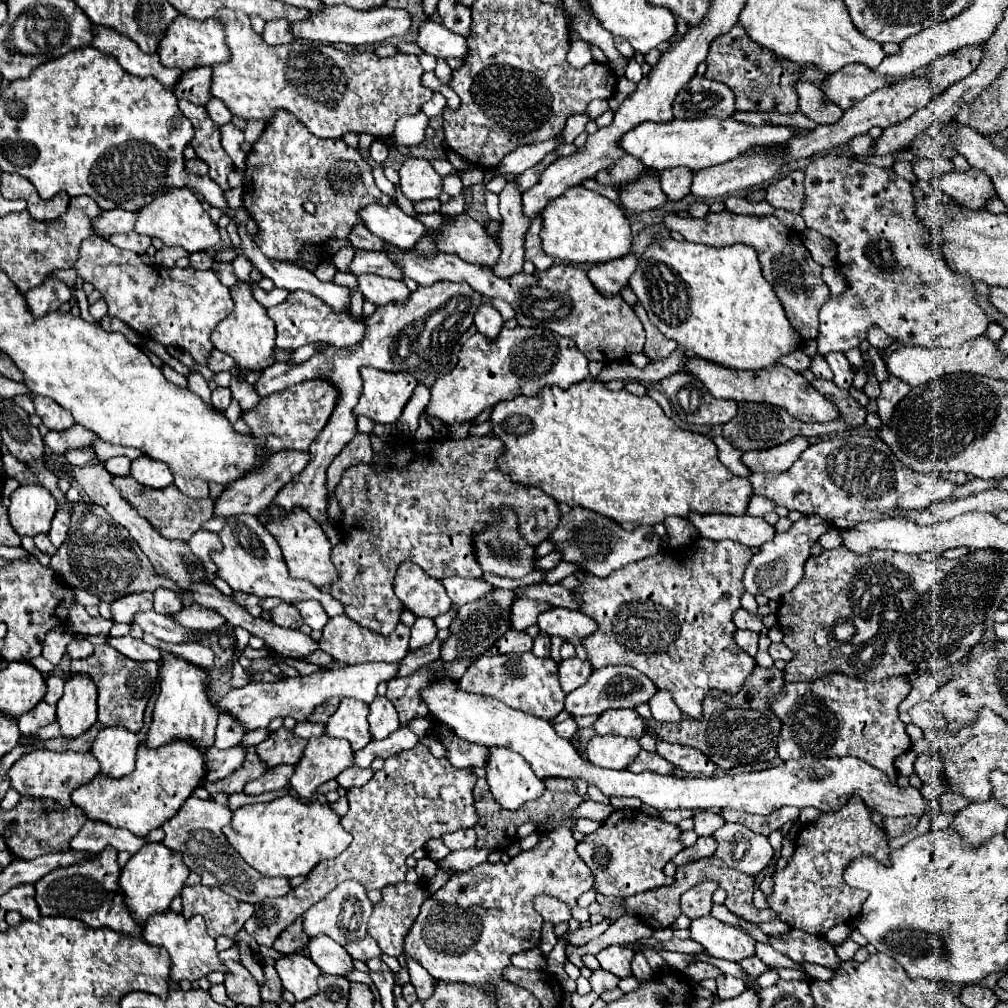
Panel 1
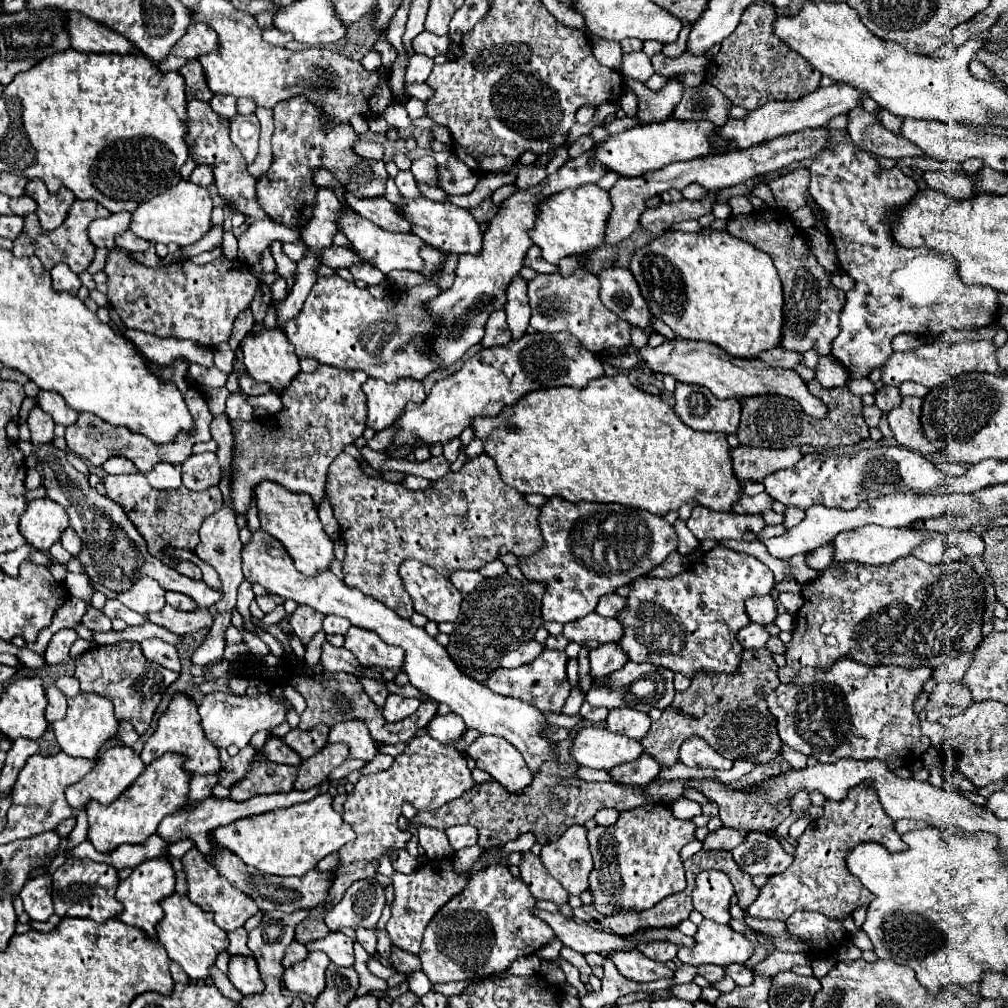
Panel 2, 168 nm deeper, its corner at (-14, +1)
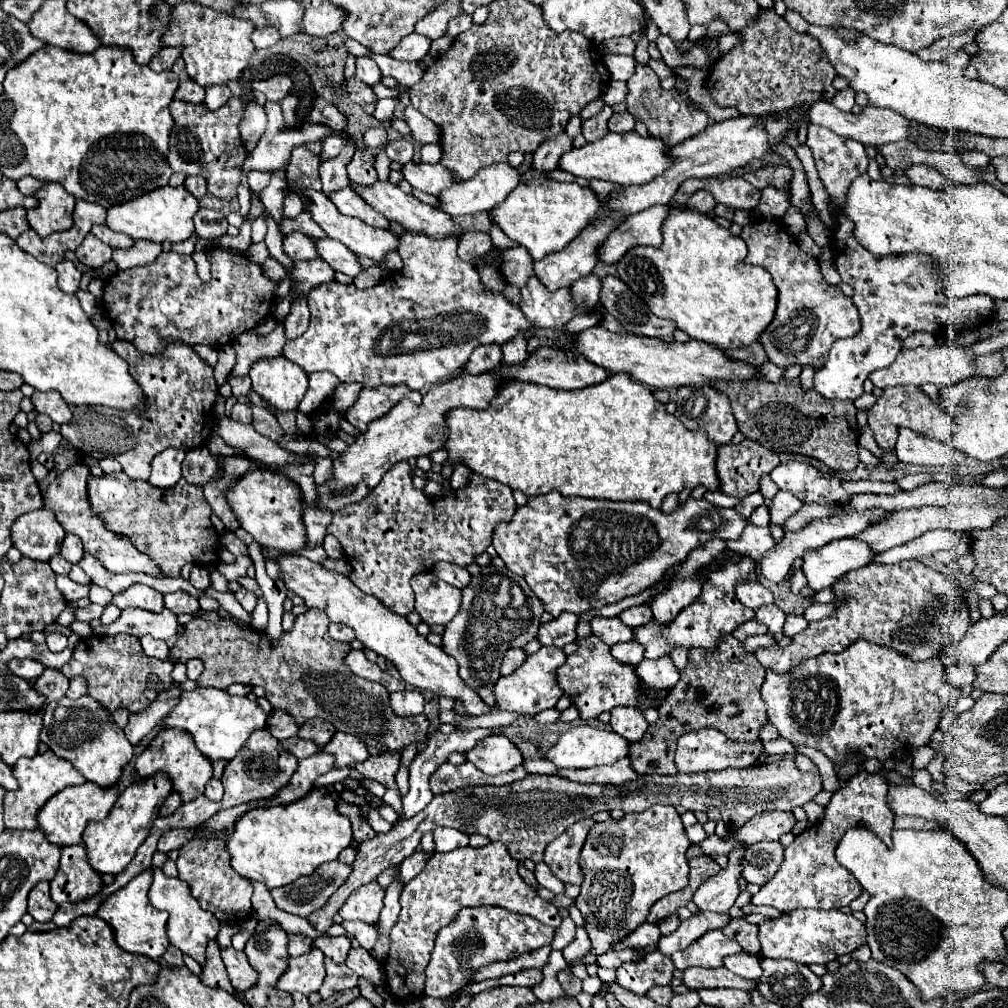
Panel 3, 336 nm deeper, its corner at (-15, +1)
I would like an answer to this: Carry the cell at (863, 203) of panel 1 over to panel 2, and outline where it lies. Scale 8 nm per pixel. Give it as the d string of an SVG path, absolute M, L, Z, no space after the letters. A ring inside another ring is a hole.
M830 144L830 146L812 162L810 172L812 172L810 194L812 194L812 198L814 198L814 204L816 204L818 212L820 212L820 220L826 224L826 228L830 230L830 236L832 236L832 240L834 240L834 244L836 244L840 268L842 268L848 276L852 276L852 280L856 282L854 288L852 288L850 292L846 292L846 304L844 304L842 314L840 314L840 334L838 334L838 336L834 338L834 342L832 342L832 356L844 364L844 368L850 372L850 378L868 376L874 368L884 366L884 364L888 362L890 354L892 354L890 342L892 342L892 338L894 338L896 334L900 334L900 332L908 332L908 334L942 334L942 332L950 332L950 330L968 330L968 332L976 332L976 330L982 330L982 328L986 328L986 326L990 326L990 324L996 322L996 312L998 312L998 300L996 300L996 298L998 298L998 292L996 292L996 290L990 290L990 286L966 286L966 284L962 284L960 278L958 278L956 262L954 262L952 258L940 254L940 252L928 250L928 248L904 248L904 246L900 246L900 244L894 242L890 220L896 222L898 216L900 216L900 212L902 212L902 208L906 208L906 206L914 200L914 196L918 194L918 186L916 186L916 182L914 182L910 176L906 176L906 174L904 174L900 168L896 168L896 166L894 166L894 168L888 168L888 170L882 168L882 166L878 164L878 160L876 160L870 152L860 150L860 148L856 148L854 144ZM937 260L948 262L948 266L950 266L950 276L948 276L948 272L944 271L944 268L941 268L942 271L940 271Z

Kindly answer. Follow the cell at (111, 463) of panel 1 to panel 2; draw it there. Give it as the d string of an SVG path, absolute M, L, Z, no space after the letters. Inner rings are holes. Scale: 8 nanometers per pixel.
M110 458L102 468L106 470L106 474L138 474L138 468L134 466L134 462L126 458Z

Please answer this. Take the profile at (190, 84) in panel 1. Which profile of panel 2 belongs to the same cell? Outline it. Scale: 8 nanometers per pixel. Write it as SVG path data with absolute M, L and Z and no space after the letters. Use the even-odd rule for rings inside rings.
M192 60L192 62L186 62L182 68L180 68L180 74L184 76L186 80L186 98L188 100L204 100L204 102L210 102L210 98L214 96L212 90L208 88L206 84L206 76L204 76L204 70L200 66L198 60Z

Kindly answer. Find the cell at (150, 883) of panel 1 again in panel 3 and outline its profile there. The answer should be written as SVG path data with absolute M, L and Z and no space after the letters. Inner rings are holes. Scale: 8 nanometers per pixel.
M151 870L141 872L139 876L135 876L125 888L113 892L97 910L97 916L105 922L109 922L109 926L113 928L115 940L117 944L131 954L143 954L151 960L159 960L159 956L163 956L163 952L167 950L169 942L167 942L167 934L165 934L165 926L167 926L167 912L155 910L149 904L147 898L147 890L151 886Z

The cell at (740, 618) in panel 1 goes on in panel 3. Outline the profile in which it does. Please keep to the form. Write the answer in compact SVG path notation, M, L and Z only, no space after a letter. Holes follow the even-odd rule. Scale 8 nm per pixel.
M739 582L735 594L739 602L751 610L757 610L765 604L773 604L773 594L761 582Z

